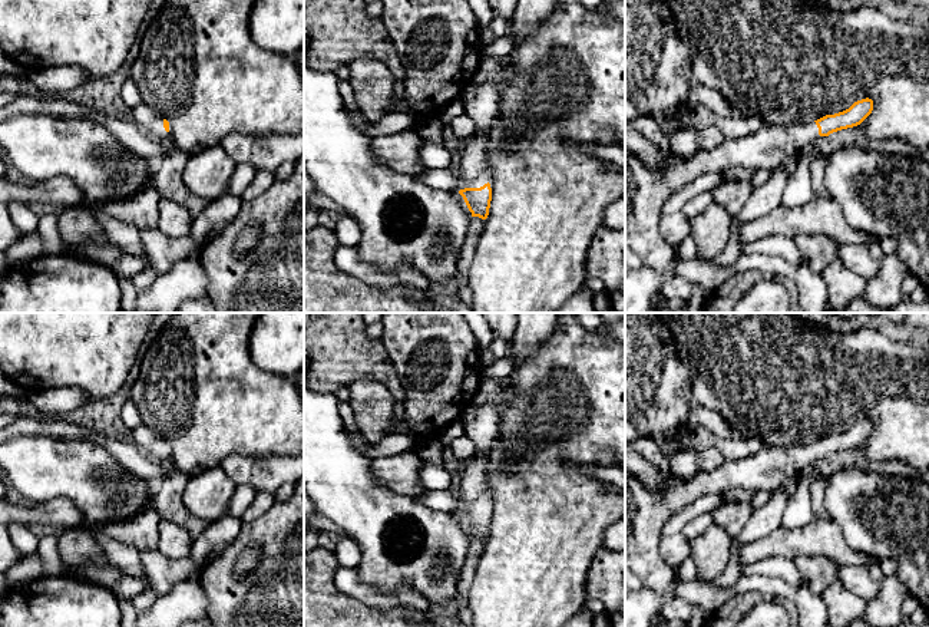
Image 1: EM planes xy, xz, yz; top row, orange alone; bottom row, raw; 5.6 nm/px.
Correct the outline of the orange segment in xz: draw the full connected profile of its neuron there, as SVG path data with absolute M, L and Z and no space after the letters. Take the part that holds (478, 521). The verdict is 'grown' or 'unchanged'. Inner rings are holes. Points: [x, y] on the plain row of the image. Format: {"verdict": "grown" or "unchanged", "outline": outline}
{"verdict": "grown", "outline": "M477 449L473 462L459 476L459 515L463 518L472 538L486 541L492 522L492 496L487 468L489 449Z"}

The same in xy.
{"verdict": "grown", "outline": "M140 425L130 430L132 442L148 456L158 461L172 458L172 448L166 440L158 438L148 426Z"}

